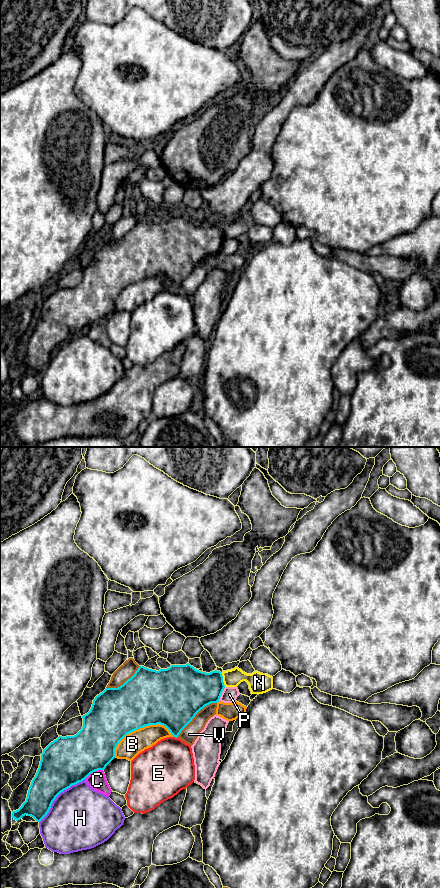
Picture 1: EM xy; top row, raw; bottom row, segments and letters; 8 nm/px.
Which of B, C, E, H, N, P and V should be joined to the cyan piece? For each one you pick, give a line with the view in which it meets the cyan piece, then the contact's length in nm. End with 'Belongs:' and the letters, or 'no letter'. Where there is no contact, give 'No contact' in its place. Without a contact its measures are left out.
Belongs: no letter

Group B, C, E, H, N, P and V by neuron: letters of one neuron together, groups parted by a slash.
B / C / E / H / N / P / V

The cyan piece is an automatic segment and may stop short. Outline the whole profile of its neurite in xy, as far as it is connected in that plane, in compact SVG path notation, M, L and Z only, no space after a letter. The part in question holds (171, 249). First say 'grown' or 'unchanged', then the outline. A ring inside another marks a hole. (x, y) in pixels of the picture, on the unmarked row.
unchanged; M189 215L186 217L171 217L159 223L140 218L135 226L118 240L106 240L93 252L90 263L83 267L83 279L74 288L59 288L51 294L41 306L41 313L35 329L28 342L26 353L12 364L16 373L23 368L31 368L40 374L49 364L53 353L64 342L85 332L91 325L104 322L115 310L115 301L119 294L129 285L149 277L163 277L178 290L181 283L192 273L195 267L205 258L217 255L225 240L220 223L210 225L195 221Z

